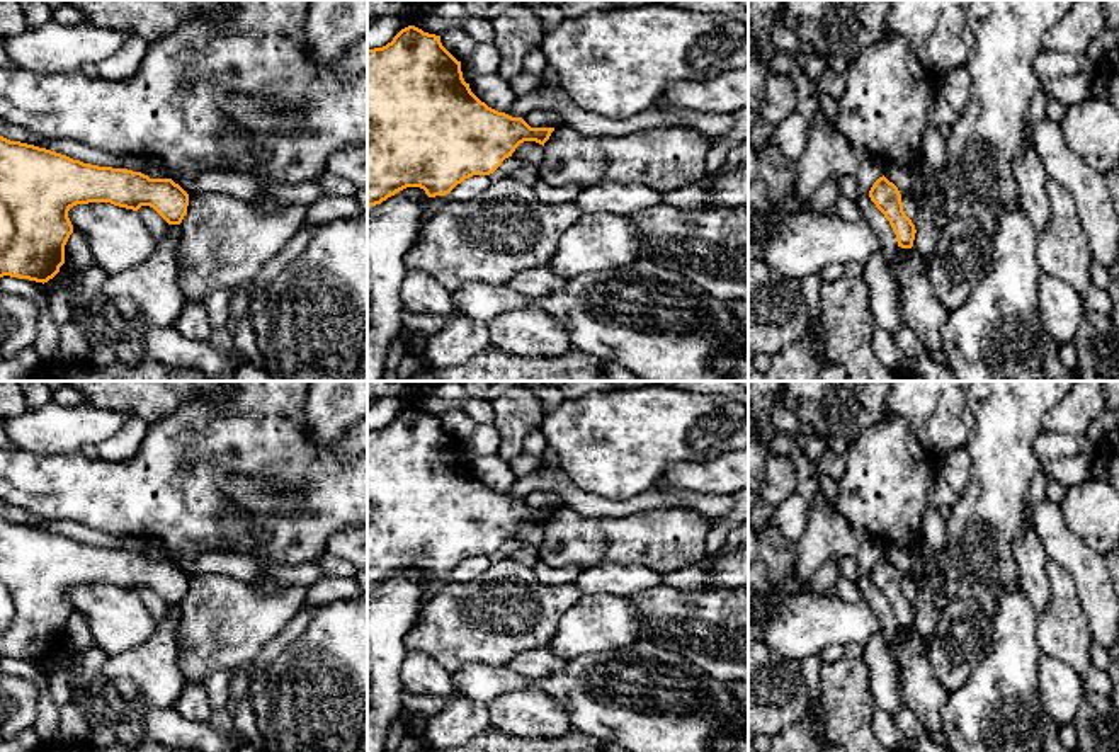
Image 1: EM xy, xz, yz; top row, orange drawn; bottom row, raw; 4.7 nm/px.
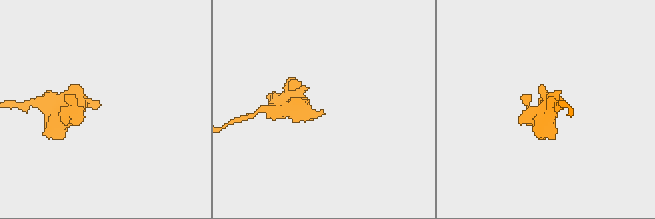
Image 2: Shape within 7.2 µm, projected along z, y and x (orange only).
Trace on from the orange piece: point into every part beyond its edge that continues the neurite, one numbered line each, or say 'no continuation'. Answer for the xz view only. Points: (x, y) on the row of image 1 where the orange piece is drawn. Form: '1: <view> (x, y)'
no continuation

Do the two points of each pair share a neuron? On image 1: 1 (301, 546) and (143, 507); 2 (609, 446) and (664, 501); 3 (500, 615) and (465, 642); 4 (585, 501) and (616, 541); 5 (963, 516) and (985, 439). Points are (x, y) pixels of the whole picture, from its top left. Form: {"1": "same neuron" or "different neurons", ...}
{"1": "same neuron", "2": "different neurons", "3": "same neuron", "4": "different neurons", "5": "same neuron"}

